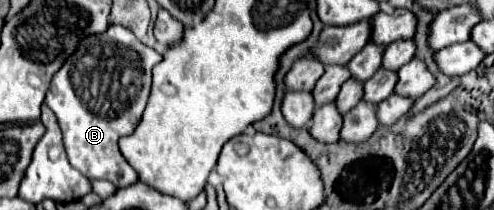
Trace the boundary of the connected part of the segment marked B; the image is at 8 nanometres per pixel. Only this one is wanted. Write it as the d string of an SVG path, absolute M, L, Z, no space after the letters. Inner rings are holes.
M109 26L109 30L101 36L103 40L123 40L125 46L129 46L131 50L135 50L139 56L143 56L143 76L141 76L141 84L139 88L135 88L131 94L125 96L125 104L119 106L119 100L115 102L115 96L109 96L109 106L101 108L101 110L91 110L87 108L81 98L75 94L73 86L69 86L69 66L63 66L51 82L51 90L45 98L45 104L55 112L61 132L63 132L63 142L65 142L65 150L69 156L69 162L75 170L79 170L85 178L91 180L109 180L113 182L117 188L125 188L131 186L135 182L139 182L137 172L131 168L127 160L120 152L117 142L119 138L133 134L133 130L137 128L141 114L147 106L147 98L149 98L149 90L151 90L151 70L155 64L159 64L163 58L161 54L157 54L153 48L147 48L145 44L141 44L129 30L125 30L123 26Z

